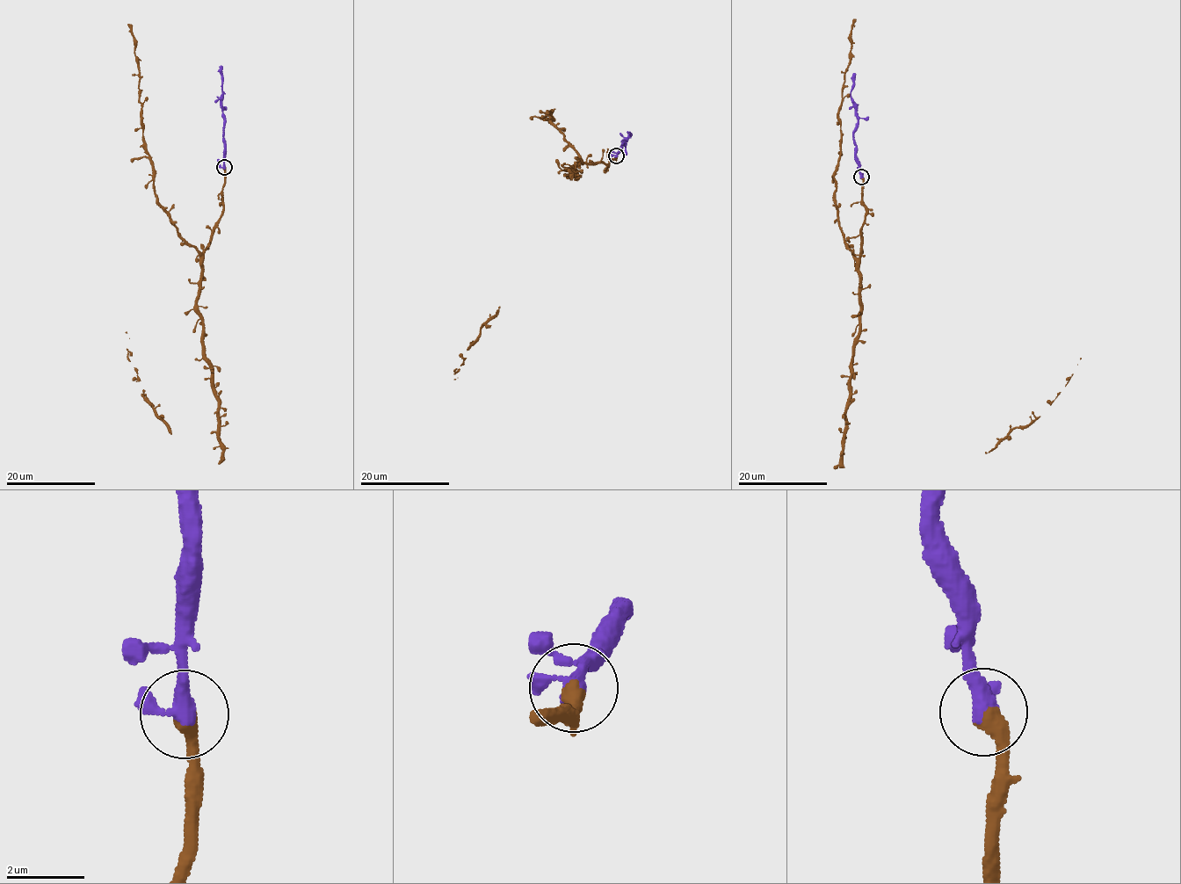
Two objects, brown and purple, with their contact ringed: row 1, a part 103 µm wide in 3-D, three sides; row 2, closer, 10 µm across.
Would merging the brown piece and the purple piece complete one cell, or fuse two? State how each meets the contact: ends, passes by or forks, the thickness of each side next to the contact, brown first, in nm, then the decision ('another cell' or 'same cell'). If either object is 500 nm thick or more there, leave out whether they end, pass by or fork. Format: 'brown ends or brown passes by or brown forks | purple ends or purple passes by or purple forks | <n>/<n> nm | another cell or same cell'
brown ends | purple passes by | 440/360 nm | same cell

